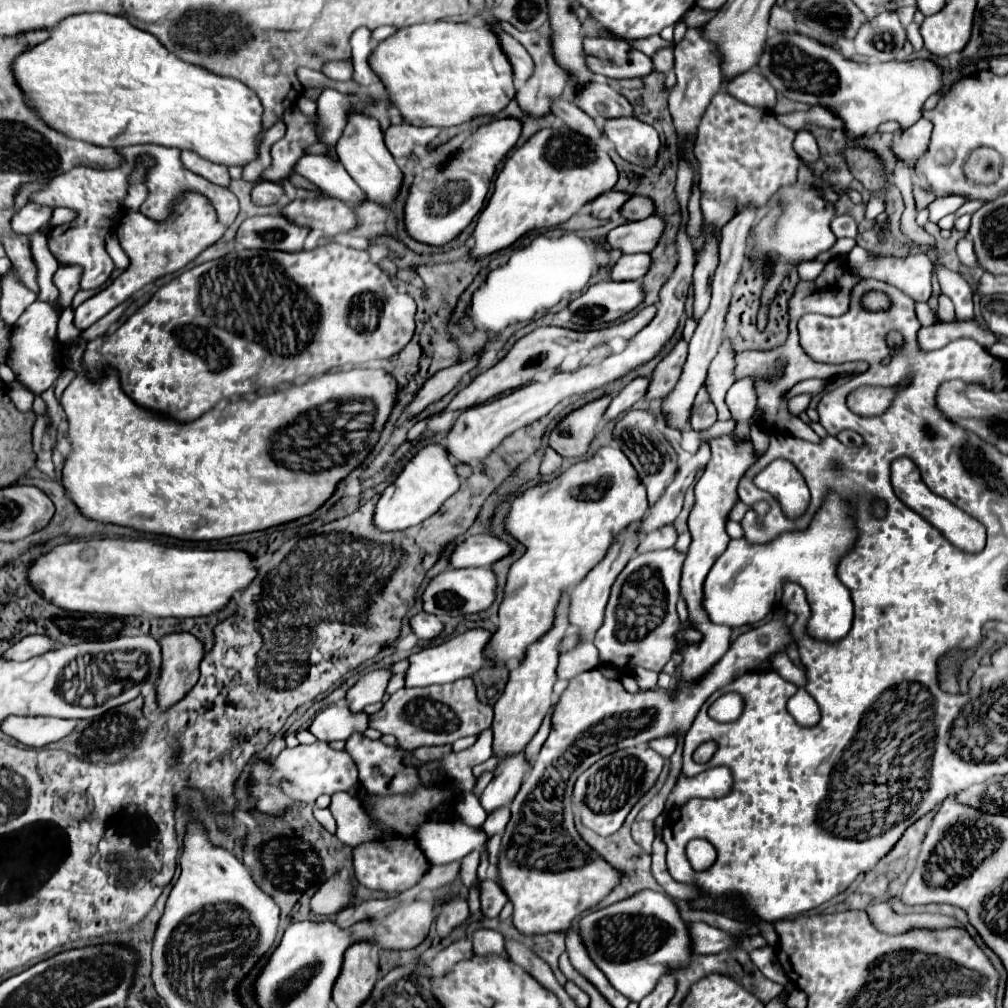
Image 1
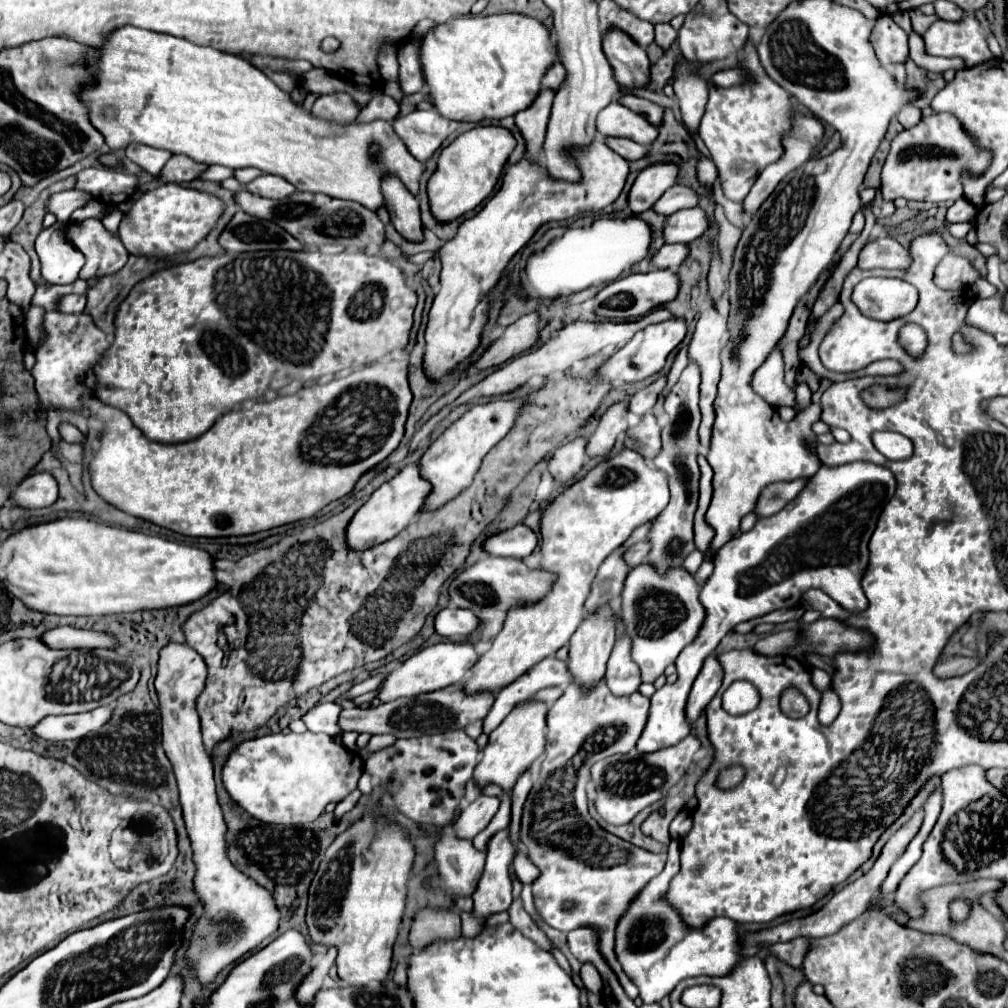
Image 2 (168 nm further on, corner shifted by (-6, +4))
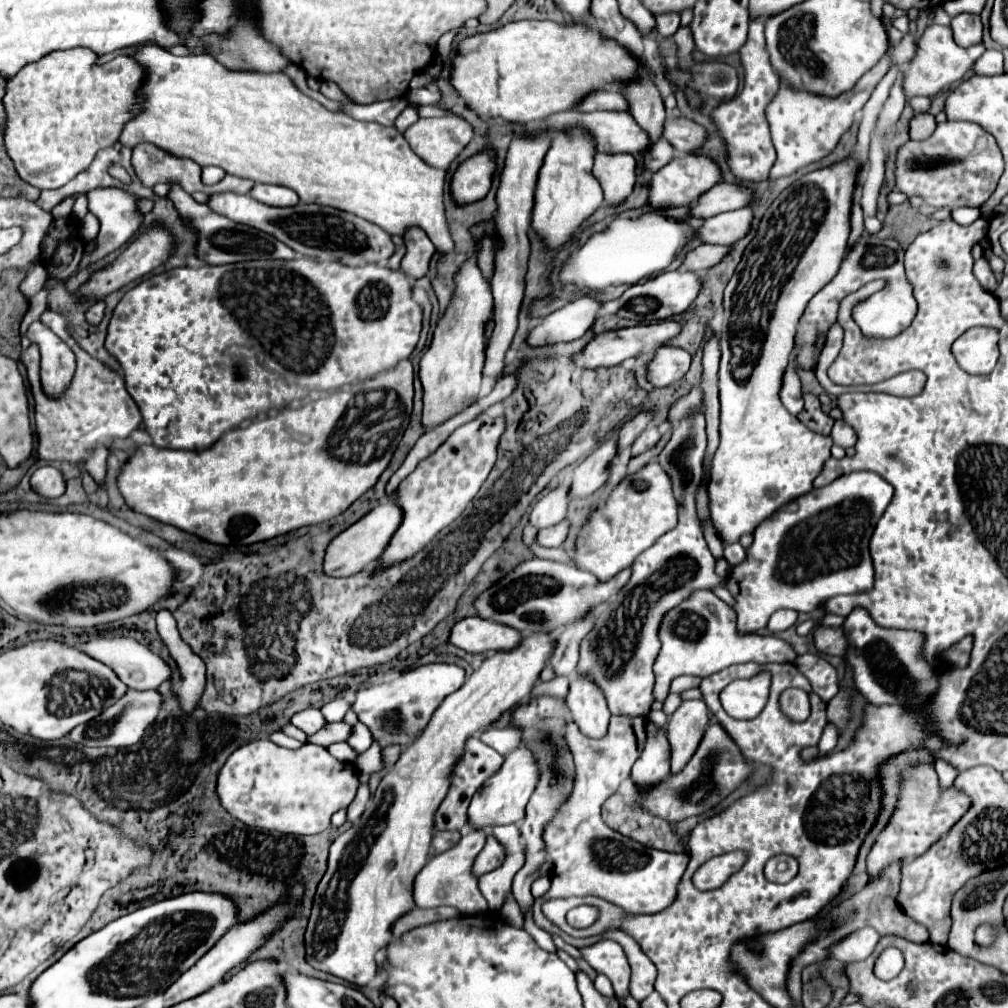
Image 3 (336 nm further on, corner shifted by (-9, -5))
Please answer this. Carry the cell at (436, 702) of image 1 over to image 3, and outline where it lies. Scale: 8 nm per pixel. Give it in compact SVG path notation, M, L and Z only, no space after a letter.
M344 721L340 723L330 723L330 725L324 725L318 733L310 735L308 741L314 743L314 745L322 745L322 747L328 747L332 743L338 743L338 741L346 741L348 735L352 733L352 727Z

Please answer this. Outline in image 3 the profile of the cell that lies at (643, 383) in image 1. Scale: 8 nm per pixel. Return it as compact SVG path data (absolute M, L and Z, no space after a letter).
M616 437L604 441L590 457L576 465L568 495L572 499L584 499L596 493L608 479L608 465L616 455Z

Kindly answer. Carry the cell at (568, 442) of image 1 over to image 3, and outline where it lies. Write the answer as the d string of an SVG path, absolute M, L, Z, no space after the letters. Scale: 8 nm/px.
M560 485L532 507L530 513L530 525L536 529L546 529L556 523L560 523L566 517L566 507L568 507L568 485Z

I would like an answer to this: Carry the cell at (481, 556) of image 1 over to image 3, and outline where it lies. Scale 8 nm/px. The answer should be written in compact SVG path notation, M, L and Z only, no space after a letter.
M562 519L558 525L538 531L538 543L546 547L560 547L568 537L568 529L570 529L570 521Z

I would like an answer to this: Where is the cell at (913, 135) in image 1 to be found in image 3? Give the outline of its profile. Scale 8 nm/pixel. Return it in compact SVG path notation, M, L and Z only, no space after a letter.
M946 121L938 123L934 135L926 141L908 141L904 147L898 151L896 159L896 189L906 193L908 197L920 195L924 203L932 207L948 207L948 209L958 209L958 207L982 207L994 193L998 179L1004 171L1004 159L1000 153L1000 147L996 145L994 137L986 133L982 127L976 123L962 123L962 121Z

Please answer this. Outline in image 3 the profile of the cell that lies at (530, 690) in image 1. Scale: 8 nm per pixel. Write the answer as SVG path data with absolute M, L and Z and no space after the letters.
M520 745L506 757L500 771L494 777L490 777L484 783L484 787L472 797L472 803L468 807L468 825L472 829L484 829L494 825L520 823L524 819L524 807L536 787L536 781L538 781L538 763L534 755Z

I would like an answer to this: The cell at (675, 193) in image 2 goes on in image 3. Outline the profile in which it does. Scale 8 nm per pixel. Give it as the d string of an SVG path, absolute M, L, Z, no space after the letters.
M718 183L692 205L690 215L706 219L724 211L742 209L750 205L752 201L754 201L754 191L744 189L740 185L732 185L732 183Z

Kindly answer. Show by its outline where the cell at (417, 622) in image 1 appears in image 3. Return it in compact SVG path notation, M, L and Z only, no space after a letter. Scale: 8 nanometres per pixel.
M468 617L454 625L450 643L468 653L490 653L490 651L510 651L518 647L522 635L502 623L494 623L482 617Z

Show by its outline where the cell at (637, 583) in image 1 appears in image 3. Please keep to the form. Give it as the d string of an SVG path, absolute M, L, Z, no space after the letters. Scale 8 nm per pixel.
M696 591L692 597L666 613L660 627L662 649L654 663L656 673L656 701L664 701L670 693L672 679L680 675L710 677L736 663L794 663L798 657L794 647L774 635L756 635L756 633L738 633L736 613L712 591Z

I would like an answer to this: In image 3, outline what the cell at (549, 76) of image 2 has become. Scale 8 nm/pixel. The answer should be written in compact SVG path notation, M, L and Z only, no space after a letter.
M608 87L596 93L590 93L582 105L576 107L578 111L596 111L596 109L614 109L614 111L628 111L628 101L618 87Z

